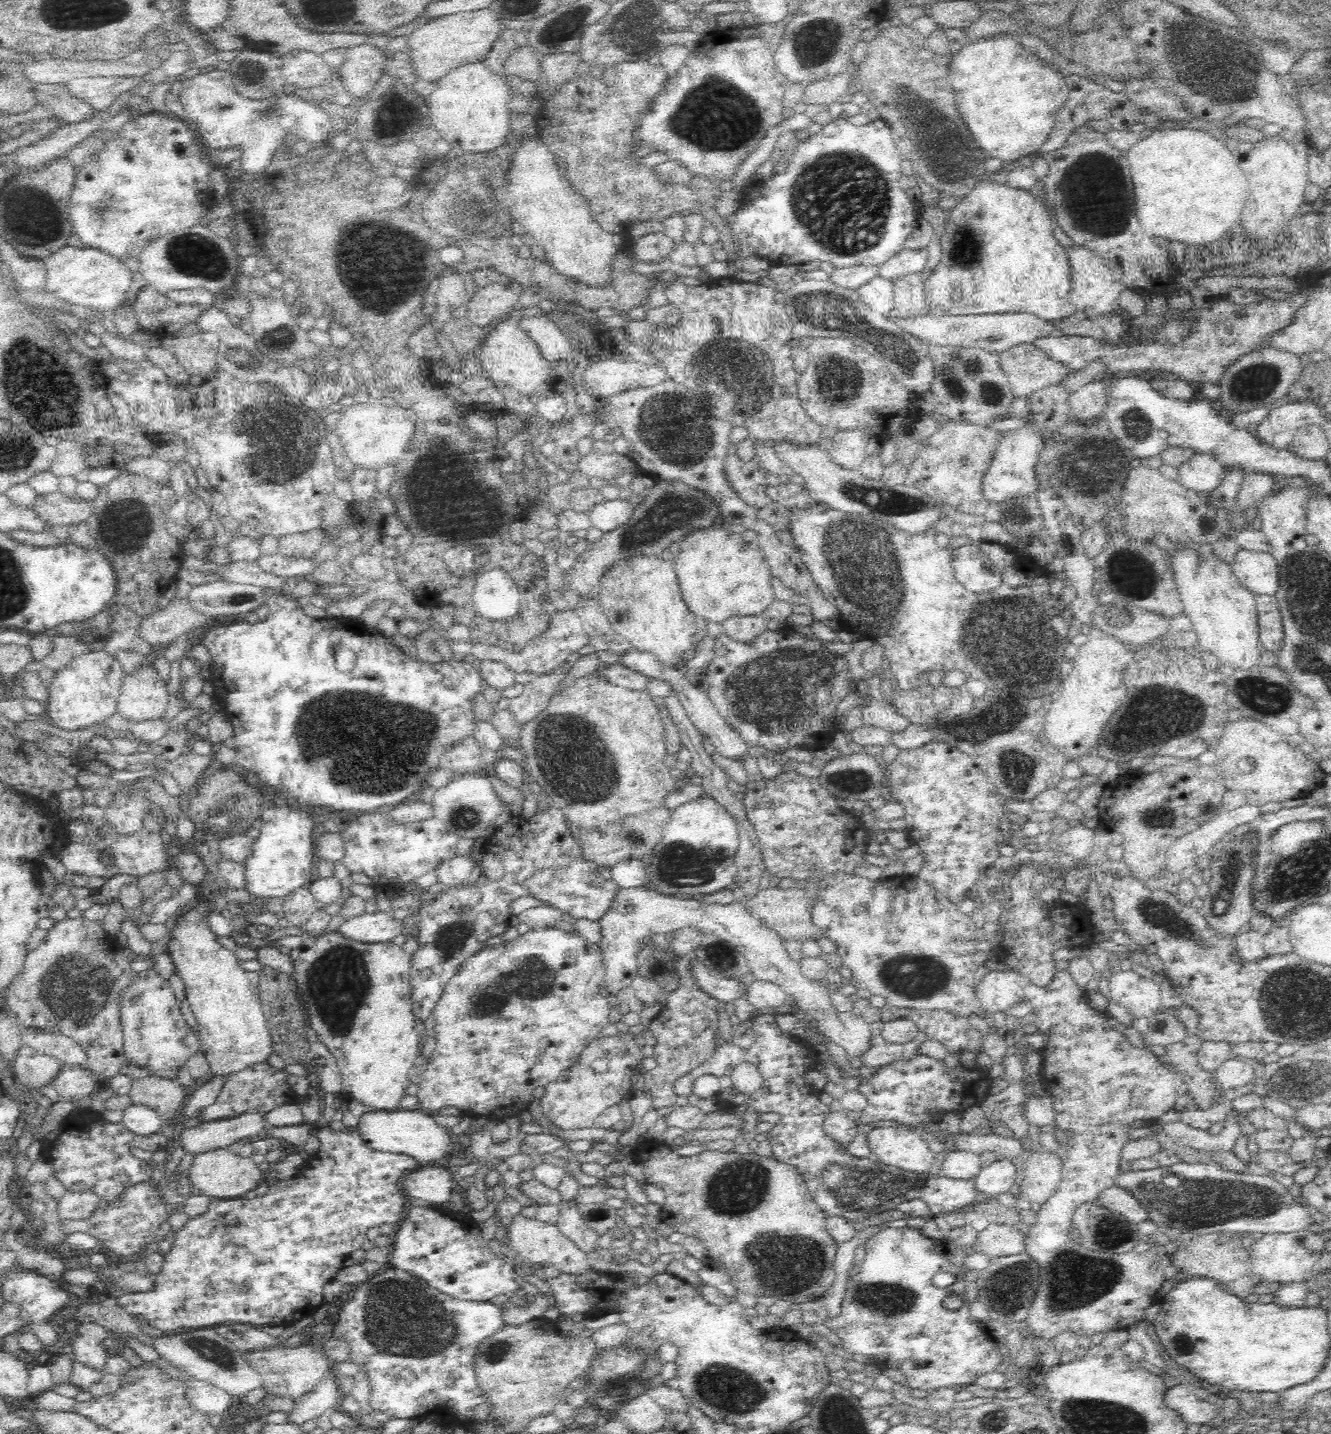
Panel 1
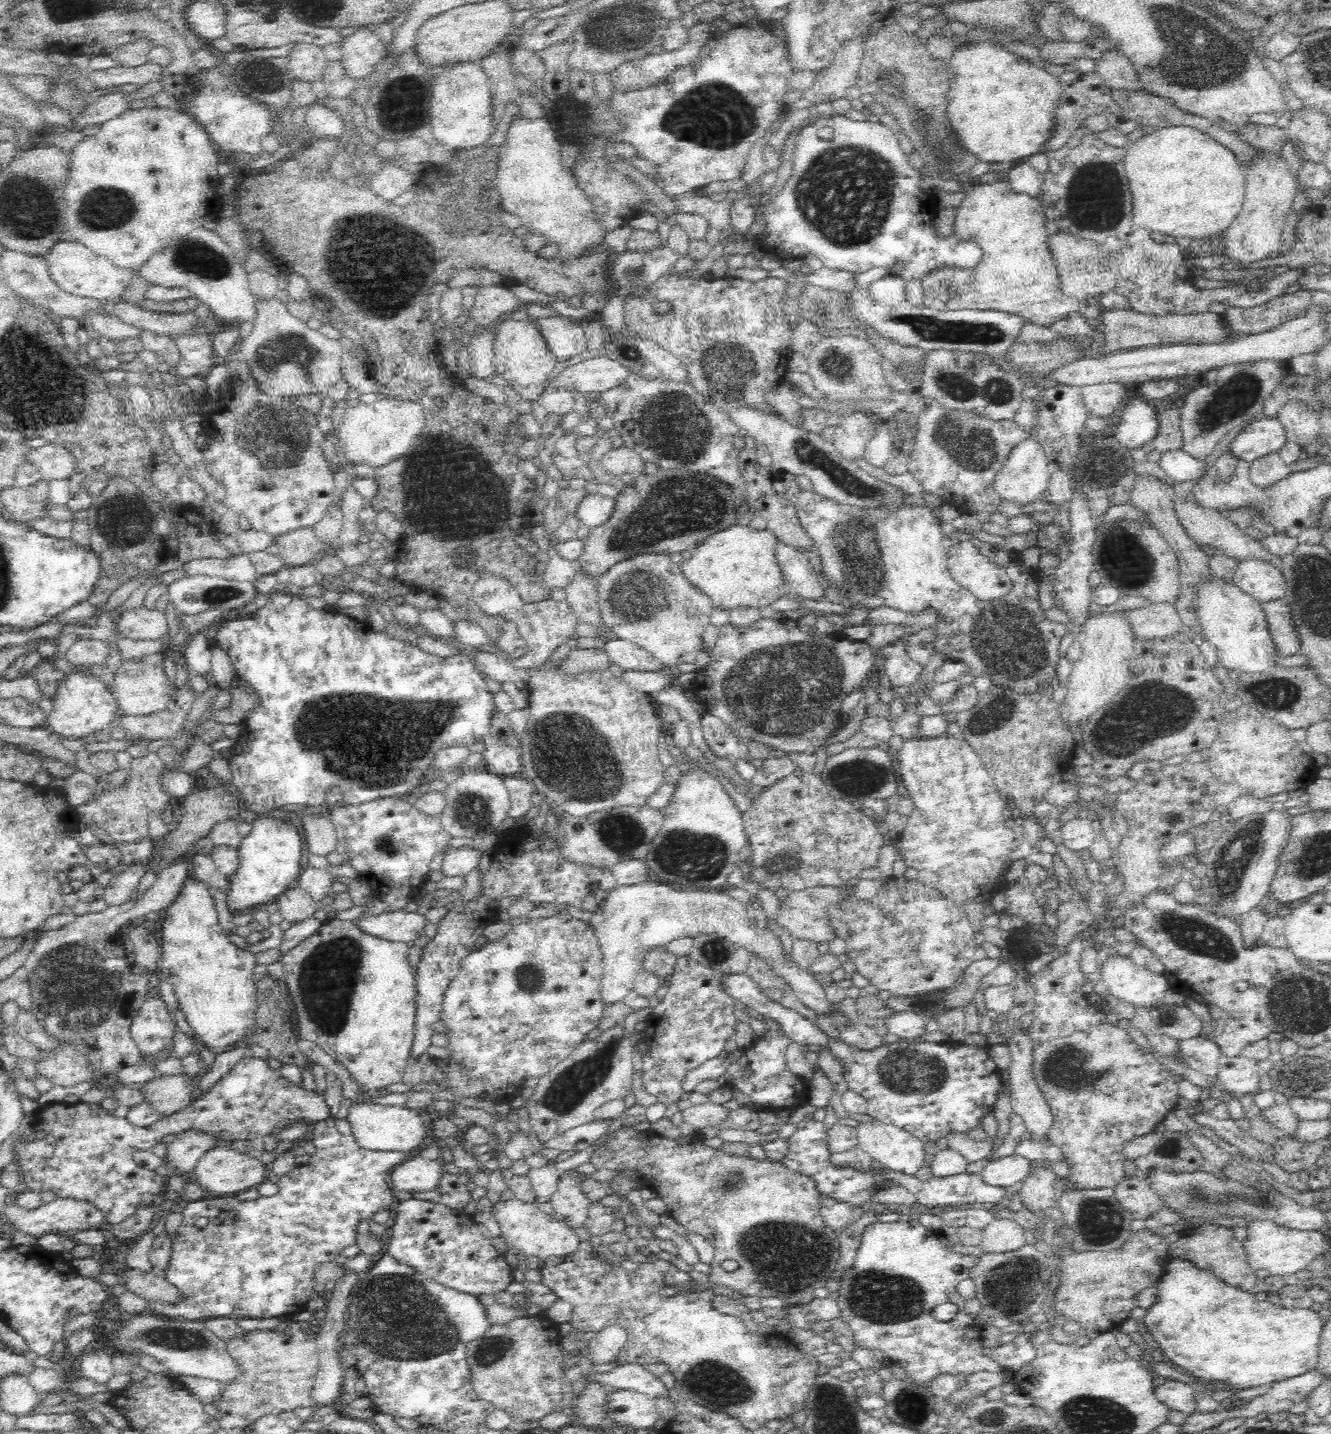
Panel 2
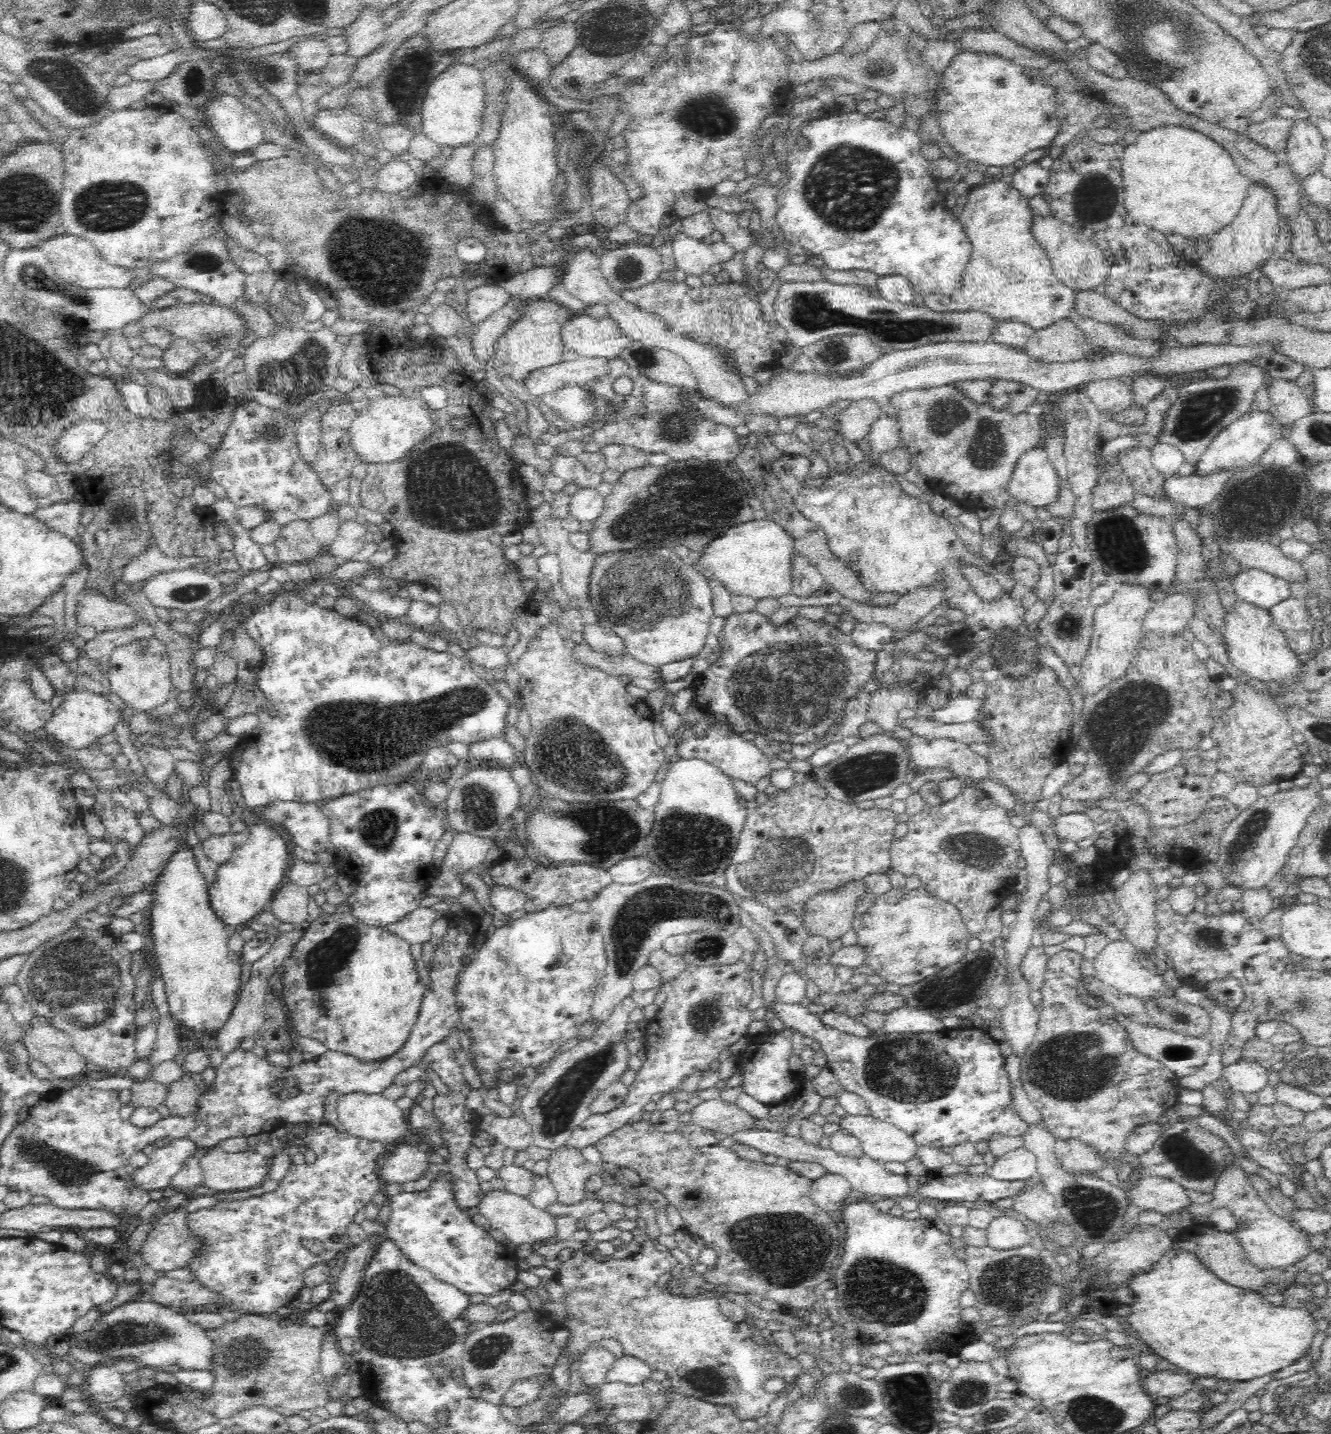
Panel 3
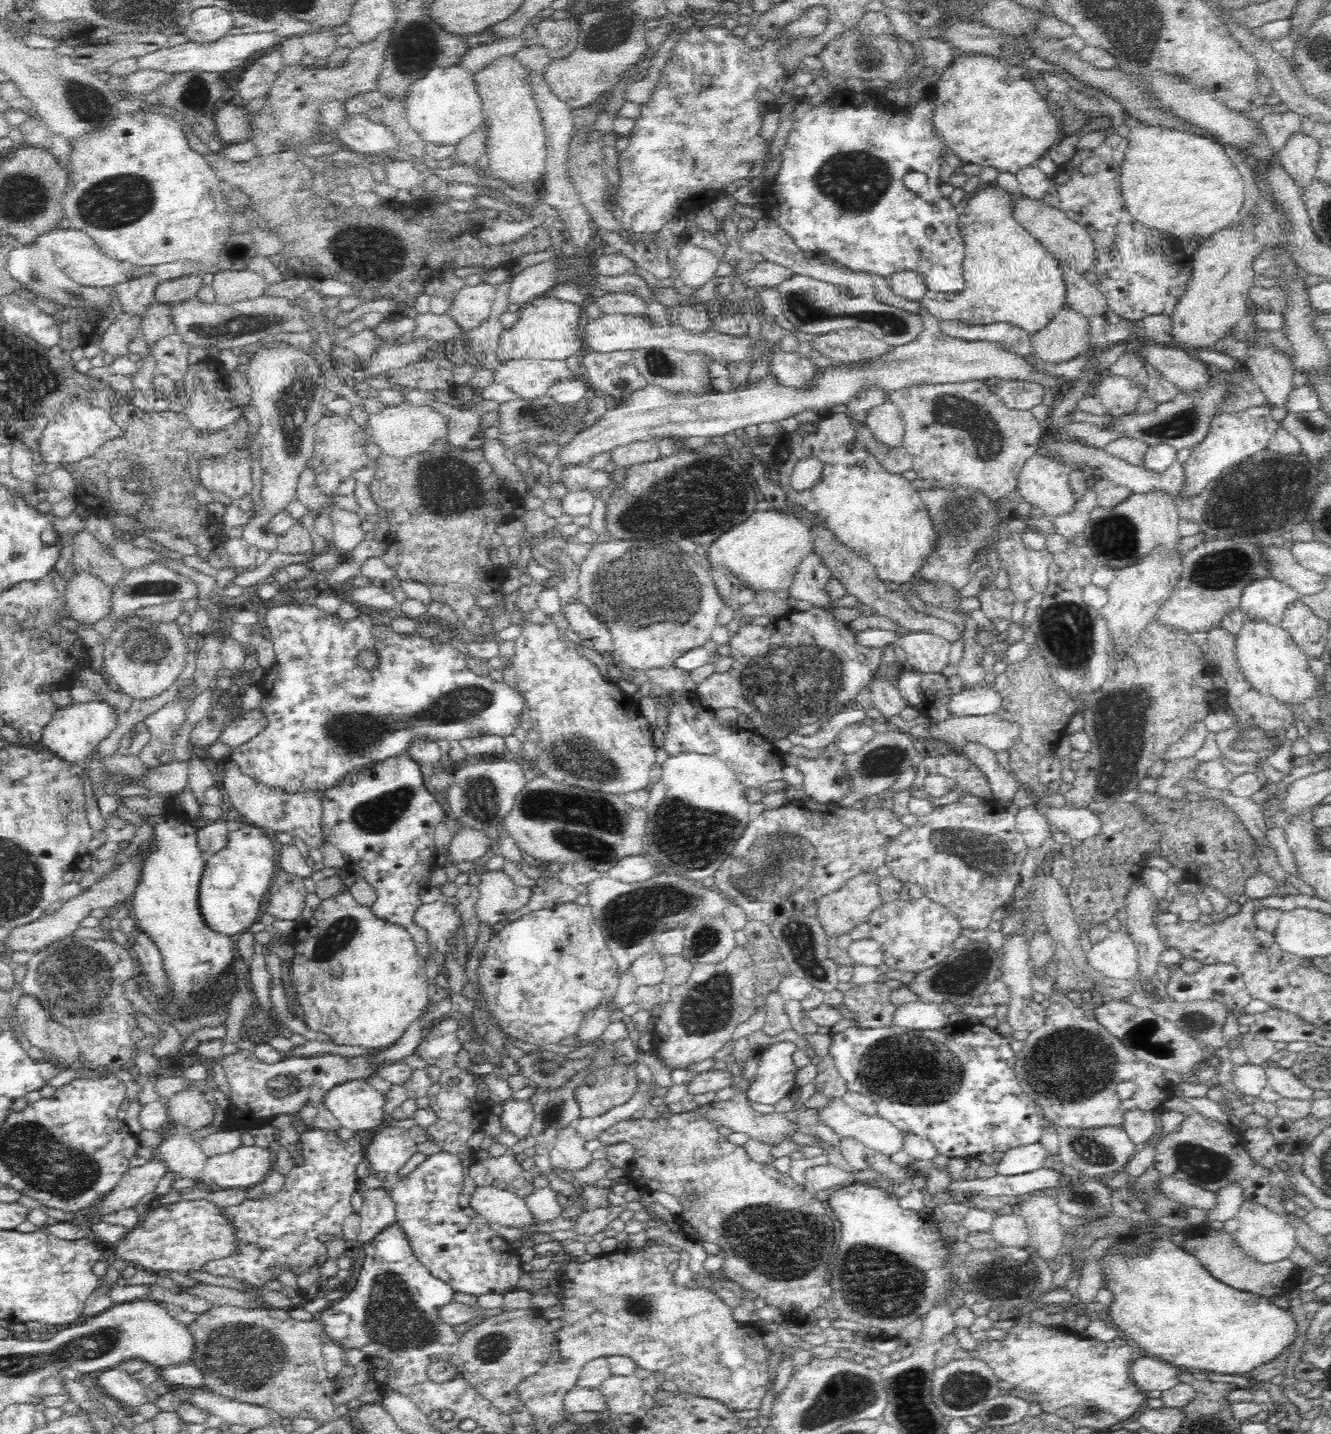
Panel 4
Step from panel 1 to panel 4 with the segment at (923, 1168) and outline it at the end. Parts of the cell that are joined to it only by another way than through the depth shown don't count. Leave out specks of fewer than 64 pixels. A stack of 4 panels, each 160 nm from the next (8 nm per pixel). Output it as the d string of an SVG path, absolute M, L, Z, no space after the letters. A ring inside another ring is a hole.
M841 1098L830 1099L828 1106L818 1109L818 1112L819 1123L840 1137L855 1138L889 1157L903 1149L904 1133L882 1118L852 1110Z

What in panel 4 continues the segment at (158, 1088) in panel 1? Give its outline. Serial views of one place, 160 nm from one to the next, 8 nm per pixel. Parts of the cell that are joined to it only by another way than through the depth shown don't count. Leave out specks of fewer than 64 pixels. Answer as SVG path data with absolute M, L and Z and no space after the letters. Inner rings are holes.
M188 1086L173 1094L165 1101L167 1114L172 1124L182 1125L188 1130L200 1130L210 1126L214 1119L214 1110L212 1105L204 1099L204 1093L196 1086Z

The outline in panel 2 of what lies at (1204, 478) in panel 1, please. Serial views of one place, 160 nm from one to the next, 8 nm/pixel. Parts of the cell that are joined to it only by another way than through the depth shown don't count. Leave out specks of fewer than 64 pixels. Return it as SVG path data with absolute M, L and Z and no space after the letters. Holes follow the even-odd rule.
M1183 450L1164 452L1159 460L1159 466L1174 480L1175 484L1192 482L1192 480L1198 482L1210 472L1206 459L1193 457Z

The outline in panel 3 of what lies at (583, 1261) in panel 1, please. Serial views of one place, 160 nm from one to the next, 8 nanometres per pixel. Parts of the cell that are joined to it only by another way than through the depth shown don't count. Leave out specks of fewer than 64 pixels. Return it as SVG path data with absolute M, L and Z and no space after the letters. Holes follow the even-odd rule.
M492 1190L485 1193L484 1198L478 1204L481 1214L490 1220L492 1228L502 1231L506 1242L513 1246L522 1247L531 1244L556 1244L556 1217L540 1207L534 1206L528 1197L516 1196L504 1190Z

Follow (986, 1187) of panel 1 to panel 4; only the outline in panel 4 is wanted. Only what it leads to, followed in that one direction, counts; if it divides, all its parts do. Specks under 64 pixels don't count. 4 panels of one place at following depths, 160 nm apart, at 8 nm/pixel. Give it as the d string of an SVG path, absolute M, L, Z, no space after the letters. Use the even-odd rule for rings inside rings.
M1040 1142L1036 1144L1020 1145L1004 1152L1004 1156L998 1160L997 1171L1002 1176L1018 1176L1020 1174L1030 1174L1034 1170L1043 1168L1042 1163L1047 1159L1047 1150Z

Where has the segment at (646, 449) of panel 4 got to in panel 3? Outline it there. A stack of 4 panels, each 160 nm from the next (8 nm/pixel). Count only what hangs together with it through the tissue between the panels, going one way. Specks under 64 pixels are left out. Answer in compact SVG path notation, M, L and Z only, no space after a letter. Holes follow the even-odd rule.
M622 444L601 446L599 455L605 457L603 468L618 470L621 474L649 464L648 454L632 446Z

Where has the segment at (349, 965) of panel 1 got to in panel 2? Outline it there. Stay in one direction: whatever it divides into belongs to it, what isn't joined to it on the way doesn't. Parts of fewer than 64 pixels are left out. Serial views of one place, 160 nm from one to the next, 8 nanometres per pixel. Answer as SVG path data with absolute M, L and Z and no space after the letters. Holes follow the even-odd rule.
M328 919L320 927L316 934L312 934L292 947L288 952L285 952L281 962L284 967L283 978L289 993L293 997L296 1006L296 1013L298 1015L298 1027L300 1029L300 1039L312 1041L319 1047L326 1051L334 1061L342 1064L348 1072L352 1075L352 1080L356 1082L359 1092L362 1094L380 1094L384 1090L390 1090L390 1086L402 1082L404 1070L415 1061L412 1059L412 1050L415 1040L415 1018L416 1018L416 982L415 971L408 963L408 943L405 942L390 942L382 940L381 938L374 938L364 934L357 926L350 920Z

